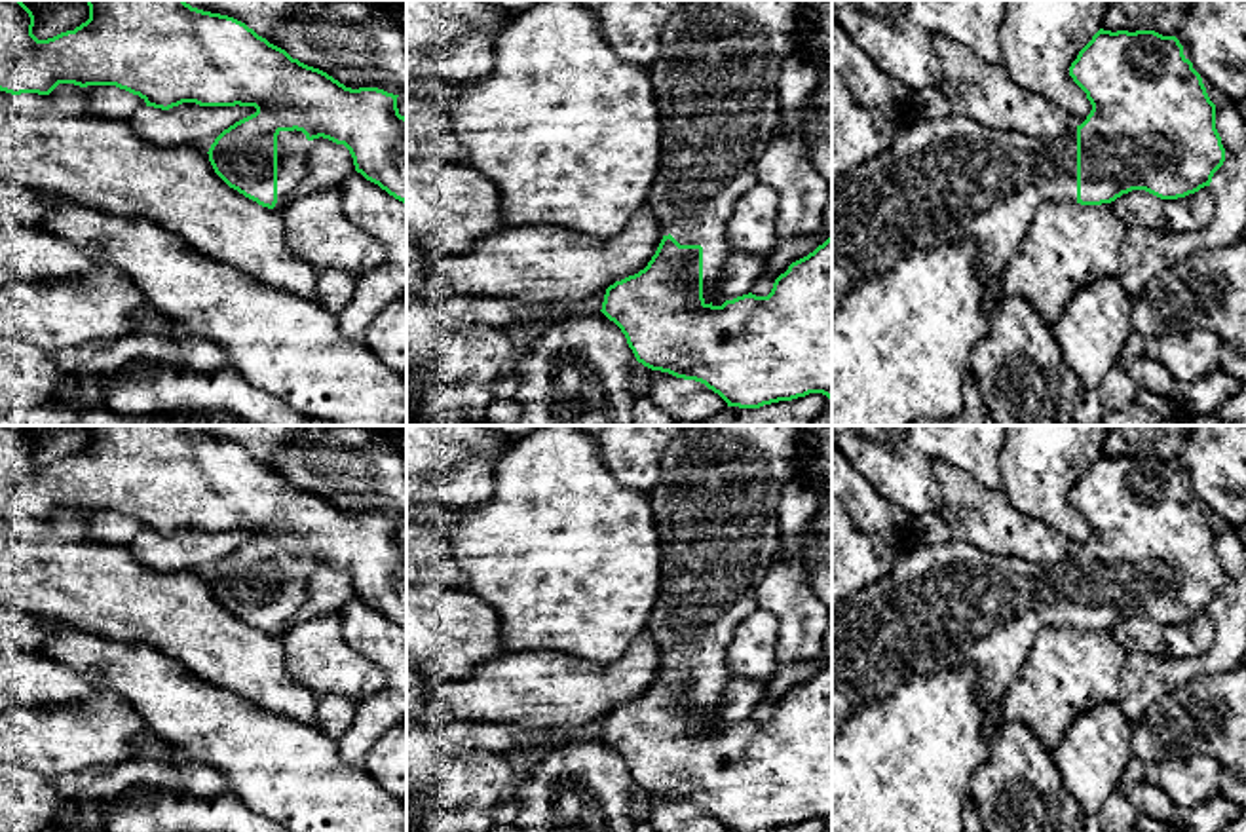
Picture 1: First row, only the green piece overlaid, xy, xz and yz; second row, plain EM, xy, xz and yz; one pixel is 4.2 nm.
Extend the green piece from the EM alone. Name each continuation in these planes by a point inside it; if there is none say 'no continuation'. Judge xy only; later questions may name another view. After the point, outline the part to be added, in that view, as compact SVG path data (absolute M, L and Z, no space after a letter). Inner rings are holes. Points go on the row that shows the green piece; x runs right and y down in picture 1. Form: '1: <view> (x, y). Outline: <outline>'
1: xy (293, 147). Outline: M302 131L277 135L277 201L289 196L306 175L310 141Z

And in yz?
1: yz (944, 179). Outline: M916 114L897 129L889 150L832 179L832 287L841 296L860 279L889 272L914 249L972 239L982 262L982 283L993 283L1018 255L1035 211L1047 201L1077 203L1077 125L1058 139L1035 139L1016 131L988 129L959 114L927 118Z

